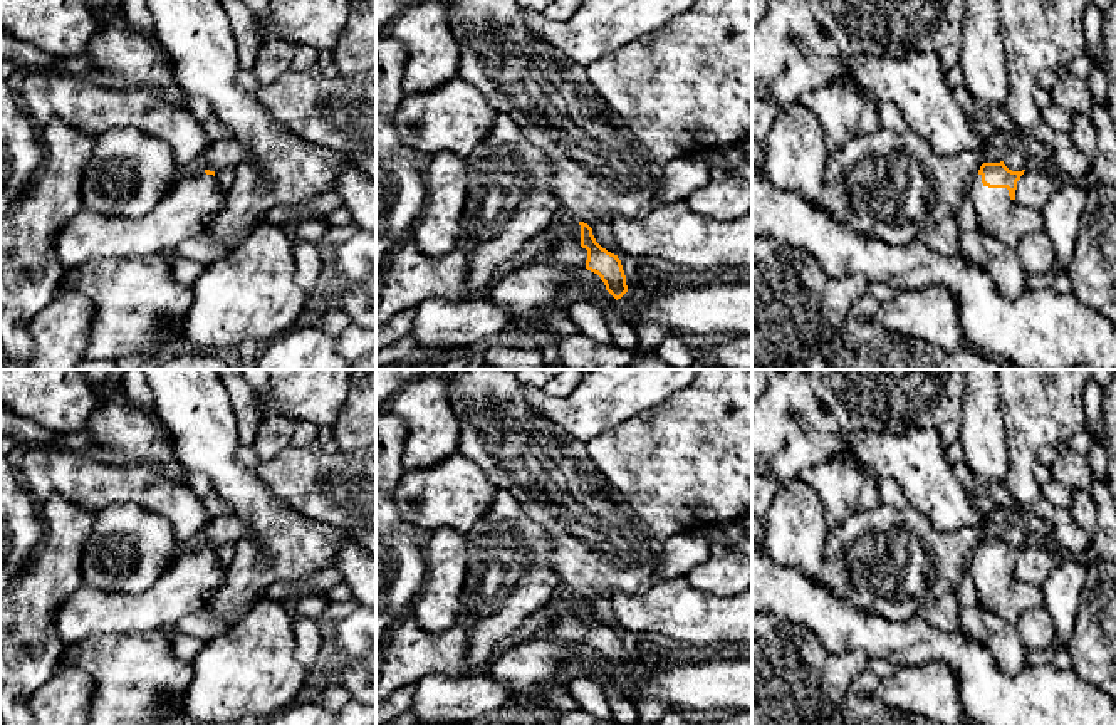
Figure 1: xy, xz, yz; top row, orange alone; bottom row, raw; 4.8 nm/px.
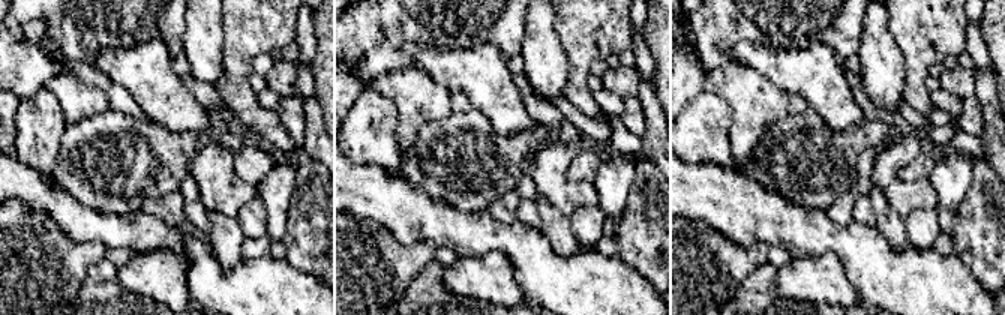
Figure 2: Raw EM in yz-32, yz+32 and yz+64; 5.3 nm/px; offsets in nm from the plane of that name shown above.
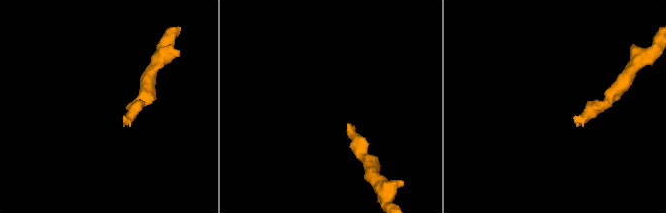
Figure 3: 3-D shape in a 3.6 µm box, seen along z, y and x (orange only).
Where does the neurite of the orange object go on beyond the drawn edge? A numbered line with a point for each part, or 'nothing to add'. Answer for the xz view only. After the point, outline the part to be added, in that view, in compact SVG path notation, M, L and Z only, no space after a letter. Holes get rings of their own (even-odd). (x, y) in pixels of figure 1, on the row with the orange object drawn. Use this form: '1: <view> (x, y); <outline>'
1: xz (573, 230); M569 220L566 227L566 235L576 243L581 245L581 225L577 220Z

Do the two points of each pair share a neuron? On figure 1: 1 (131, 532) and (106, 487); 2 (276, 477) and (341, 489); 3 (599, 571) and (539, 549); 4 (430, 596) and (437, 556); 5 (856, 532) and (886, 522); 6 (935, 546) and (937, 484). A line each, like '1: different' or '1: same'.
1: different
2: same
3: different
4: same
5: same
6: different

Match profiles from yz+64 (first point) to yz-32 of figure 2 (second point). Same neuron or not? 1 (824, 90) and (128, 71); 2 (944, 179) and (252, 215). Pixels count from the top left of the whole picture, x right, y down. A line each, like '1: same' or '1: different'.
1: same
2: different

